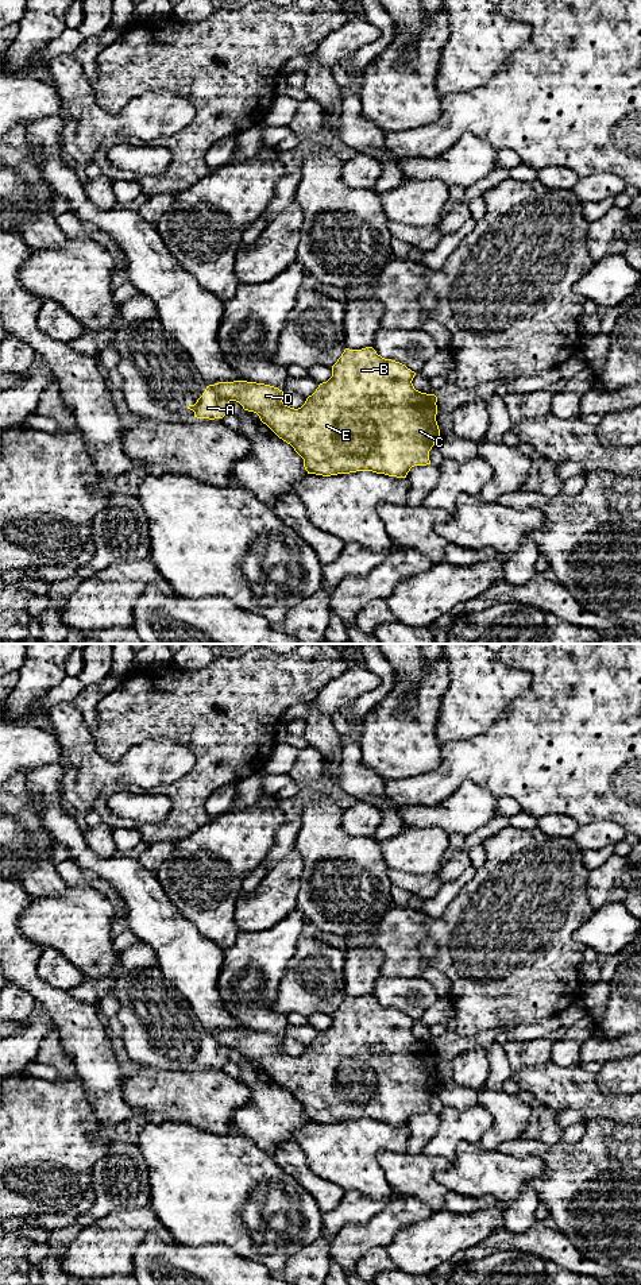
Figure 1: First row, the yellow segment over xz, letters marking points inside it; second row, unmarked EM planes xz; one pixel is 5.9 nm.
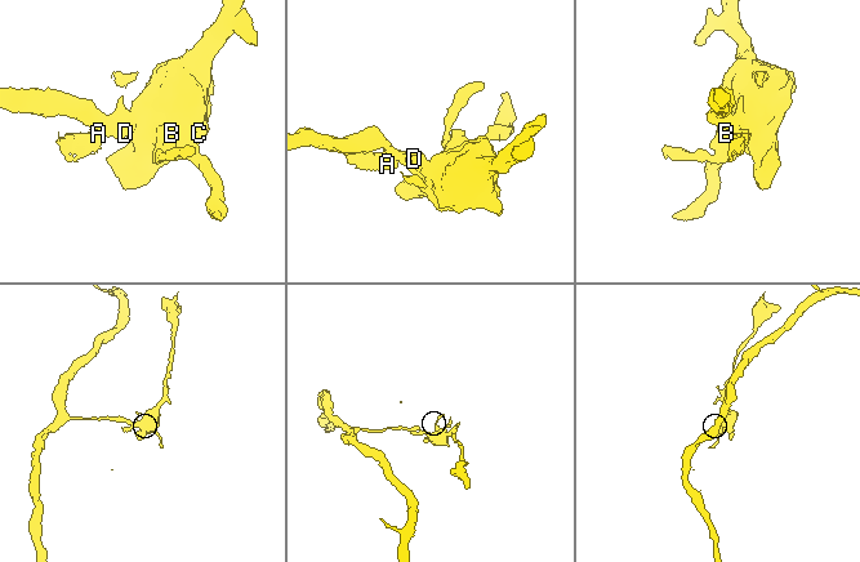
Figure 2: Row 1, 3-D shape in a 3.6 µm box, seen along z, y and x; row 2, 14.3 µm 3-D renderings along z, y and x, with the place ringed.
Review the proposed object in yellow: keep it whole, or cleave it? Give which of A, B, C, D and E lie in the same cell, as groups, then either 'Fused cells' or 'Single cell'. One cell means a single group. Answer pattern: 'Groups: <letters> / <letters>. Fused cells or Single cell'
Groups: A / B C D E. Fused cells

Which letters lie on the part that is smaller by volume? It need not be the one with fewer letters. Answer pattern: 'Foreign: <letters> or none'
Foreign: A

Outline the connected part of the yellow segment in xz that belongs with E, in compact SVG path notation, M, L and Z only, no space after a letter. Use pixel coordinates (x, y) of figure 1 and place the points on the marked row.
M366 347L345 348L332 366L332 377L320 383L298 409L285 405L283 391L270 385L233 381L211 386L217 395L256 413L304 459L308 474L331 476L372 471L406 478L412 467L430 464L429 451L440 436L437 397L416 390L412 383L414 375L405 364L385 359L372 347Z

